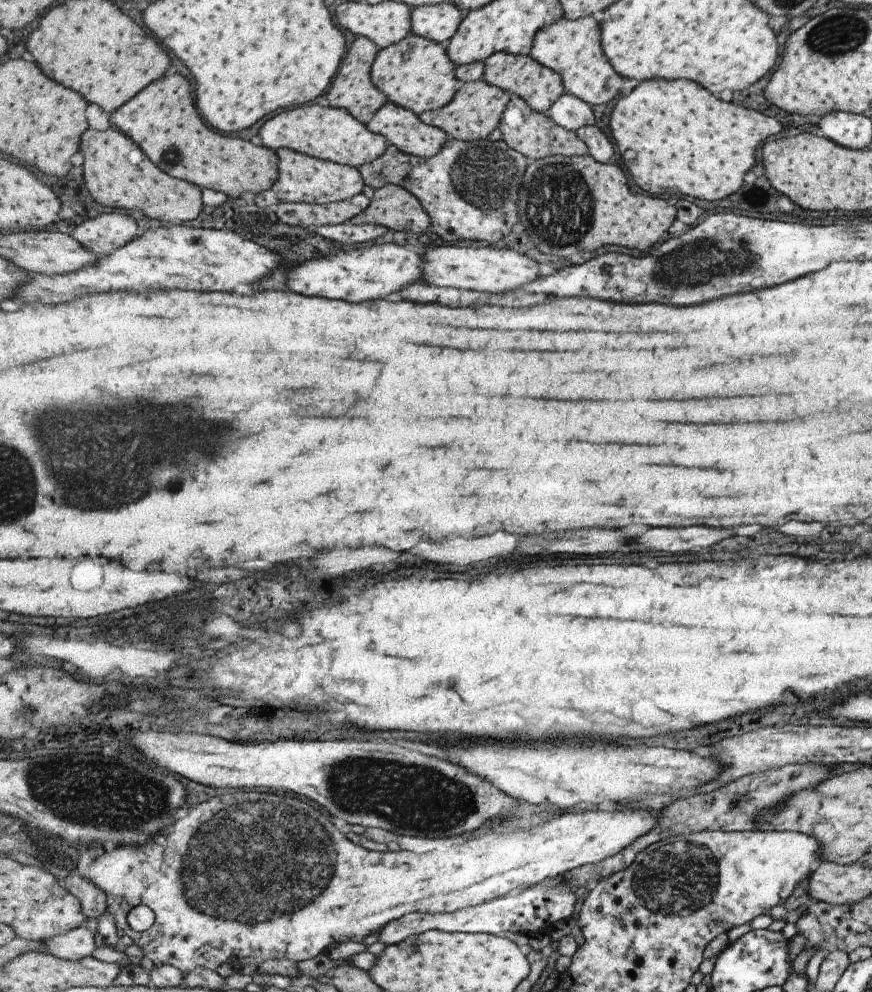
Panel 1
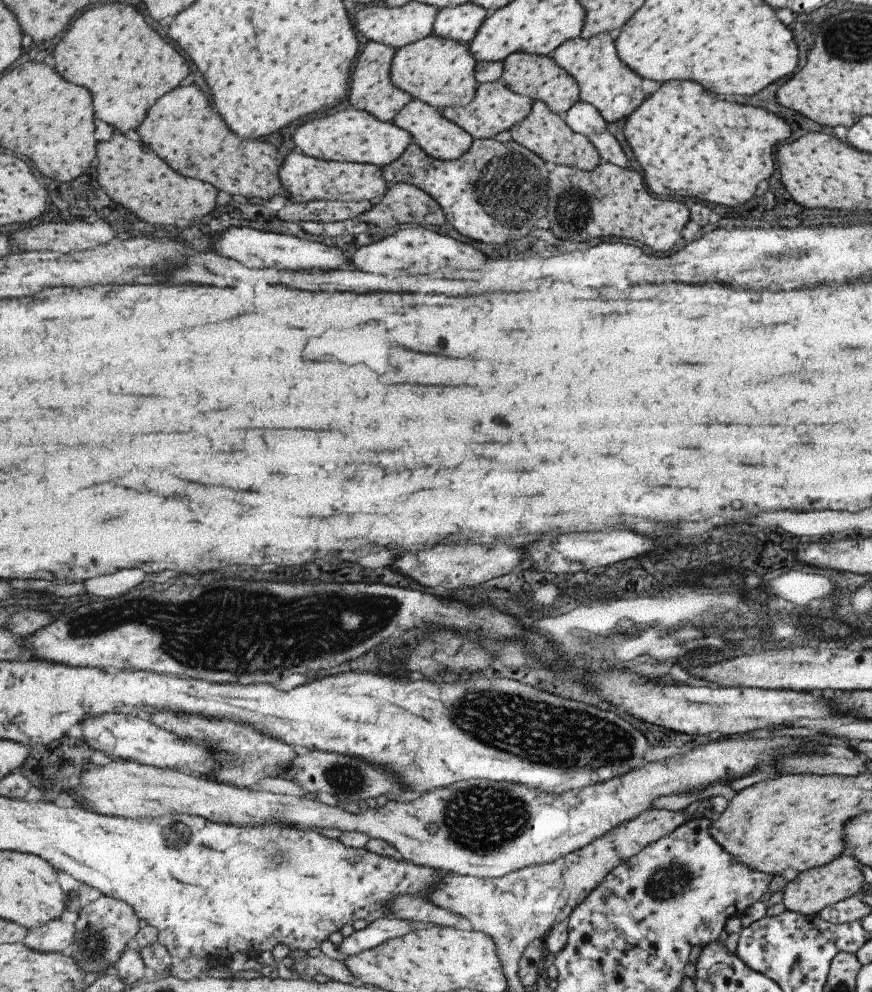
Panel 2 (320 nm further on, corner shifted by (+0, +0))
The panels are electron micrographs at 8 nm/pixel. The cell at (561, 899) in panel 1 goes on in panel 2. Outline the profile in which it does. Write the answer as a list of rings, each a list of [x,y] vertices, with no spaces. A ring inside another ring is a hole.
[[[387,916],[376,921],[369,922],[364,929],[359,929],[343,938],[338,946],[339,952],[346,957],[351,957],[371,950],[388,940],[399,938],[410,933],[417,925],[413,922]]]

